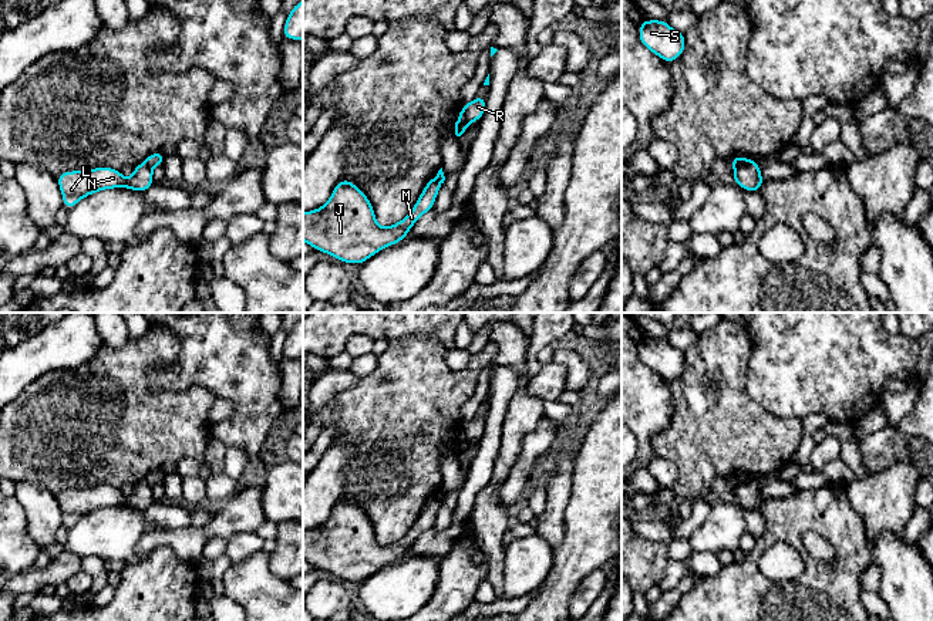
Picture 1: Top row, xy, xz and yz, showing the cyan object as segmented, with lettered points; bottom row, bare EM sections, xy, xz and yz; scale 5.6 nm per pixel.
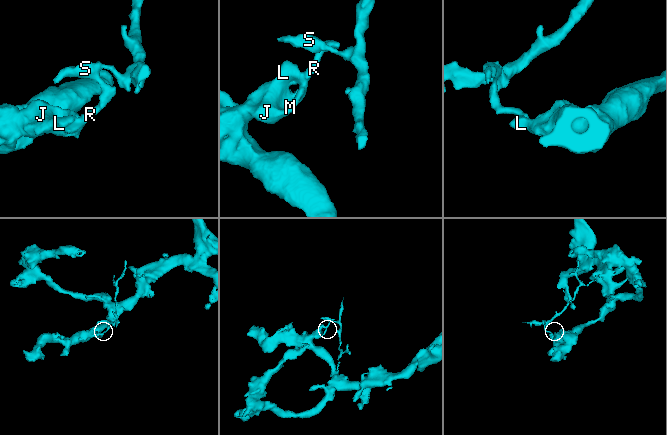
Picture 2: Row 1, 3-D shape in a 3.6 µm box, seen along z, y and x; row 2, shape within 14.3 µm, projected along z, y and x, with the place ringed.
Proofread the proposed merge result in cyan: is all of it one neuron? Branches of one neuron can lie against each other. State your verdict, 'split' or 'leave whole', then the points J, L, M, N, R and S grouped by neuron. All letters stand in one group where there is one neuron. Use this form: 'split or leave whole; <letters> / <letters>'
split; J L M N / R S

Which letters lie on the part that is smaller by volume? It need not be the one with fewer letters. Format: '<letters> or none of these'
R, S

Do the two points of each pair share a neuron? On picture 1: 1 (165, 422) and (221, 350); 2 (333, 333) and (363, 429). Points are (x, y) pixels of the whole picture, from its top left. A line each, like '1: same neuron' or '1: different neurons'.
1: different neurons
2: different neurons

